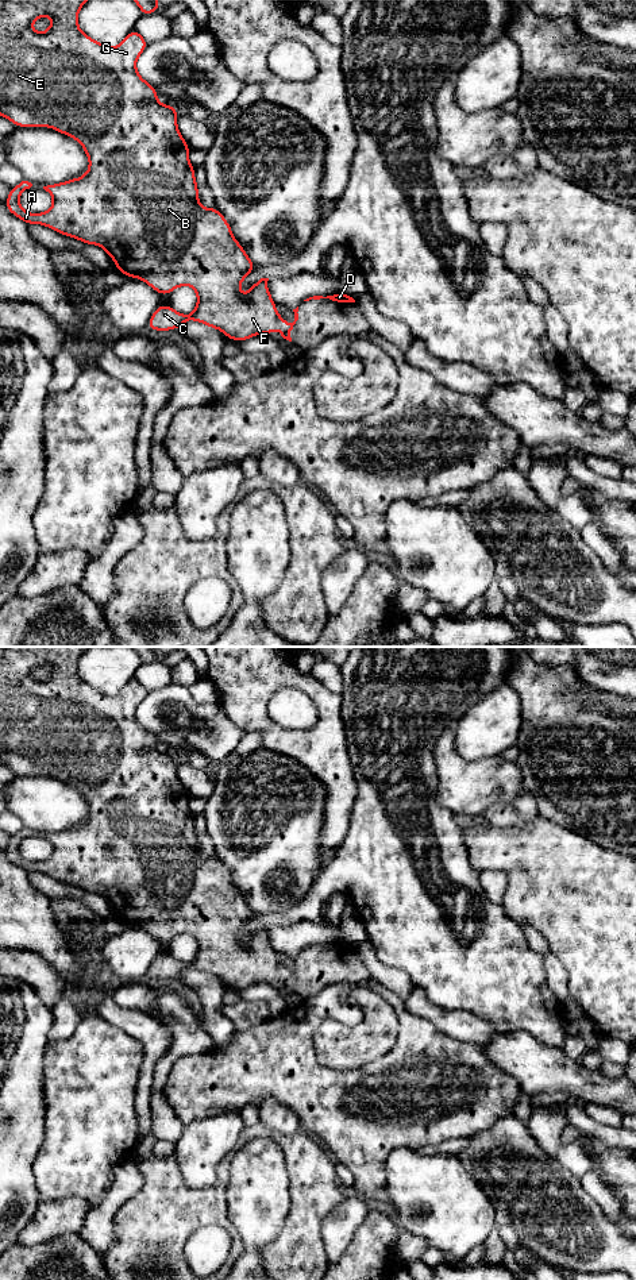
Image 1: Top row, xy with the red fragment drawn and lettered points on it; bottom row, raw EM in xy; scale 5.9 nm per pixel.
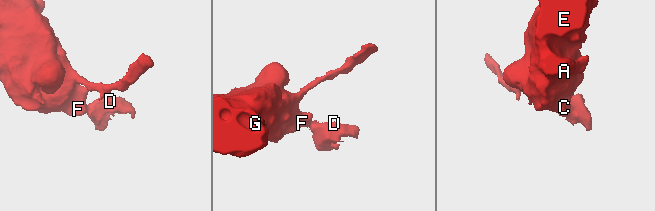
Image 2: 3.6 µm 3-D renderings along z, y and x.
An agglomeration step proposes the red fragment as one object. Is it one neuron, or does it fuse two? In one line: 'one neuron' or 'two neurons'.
one neuron

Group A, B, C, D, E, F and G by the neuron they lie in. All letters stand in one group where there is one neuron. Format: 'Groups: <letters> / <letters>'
Groups: A B C D E F G

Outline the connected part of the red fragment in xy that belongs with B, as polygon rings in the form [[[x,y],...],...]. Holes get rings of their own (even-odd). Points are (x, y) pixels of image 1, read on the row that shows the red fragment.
[[[0,0],[0,116],[16,127],[50,127],[72,136],[89,158],[89,169],[82,177],[43,186],[54,200],[49,211],[28,213],[20,207],[22,192],[32,186],[28,181],[11,188],[7,209],[28,225],[42,224],[86,244],[100,246],[120,273],[142,279],[159,294],[169,294],[182,285],[196,290],[197,305],[190,315],[178,313],[162,304],[150,317],[150,329],[177,329],[194,320],[220,329],[227,339],[238,342],[259,334],[270,335],[275,329],[292,342],[289,334],[298,320],[298,306],[293,309],[294,321],[285,323],[267,289],[269,278],[261,278],[247,294],[239,290],[240,282],[257,265],[232,236],[231,225],[216,207],[203,208],[198,201],[194,167],[188,158],[189,146],[177,128],[178,113],[173,104],[163,105],[157,100],[157,88],[144,81],[135,66],[149,43],[136,30],[116,47],[107,47],[88,36],[78,27],[78,11],[86,1],[89,0]],[[43,16],[50,16],[53,22],[39,34],[31,24]]]

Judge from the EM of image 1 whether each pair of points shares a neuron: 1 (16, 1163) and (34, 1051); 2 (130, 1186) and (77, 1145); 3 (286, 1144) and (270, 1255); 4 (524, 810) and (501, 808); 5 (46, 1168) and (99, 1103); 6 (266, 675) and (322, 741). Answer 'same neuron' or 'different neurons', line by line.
1: same neuron
2: different neurons
3: same neuron
4: same neuron
5: same neuron
6: same neuron

